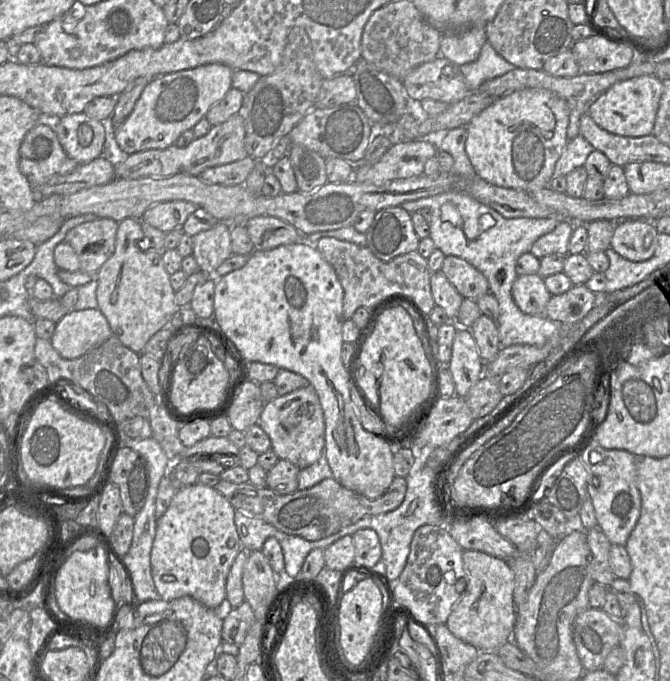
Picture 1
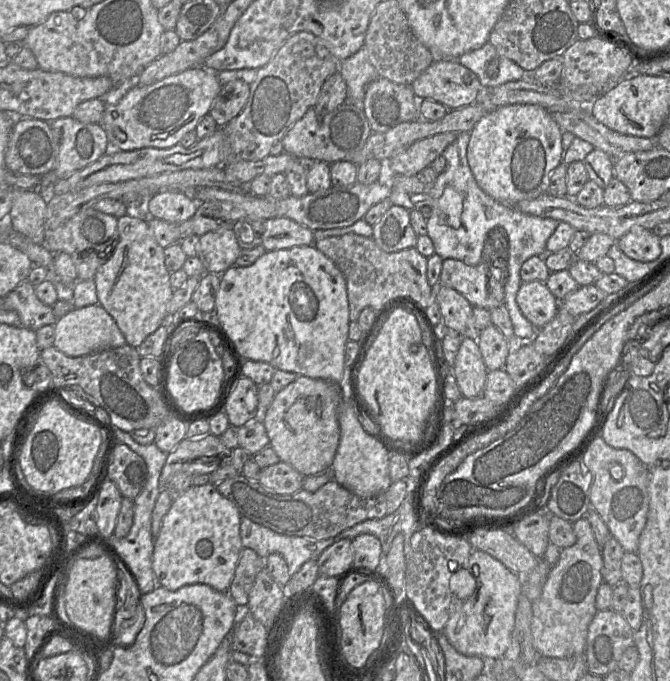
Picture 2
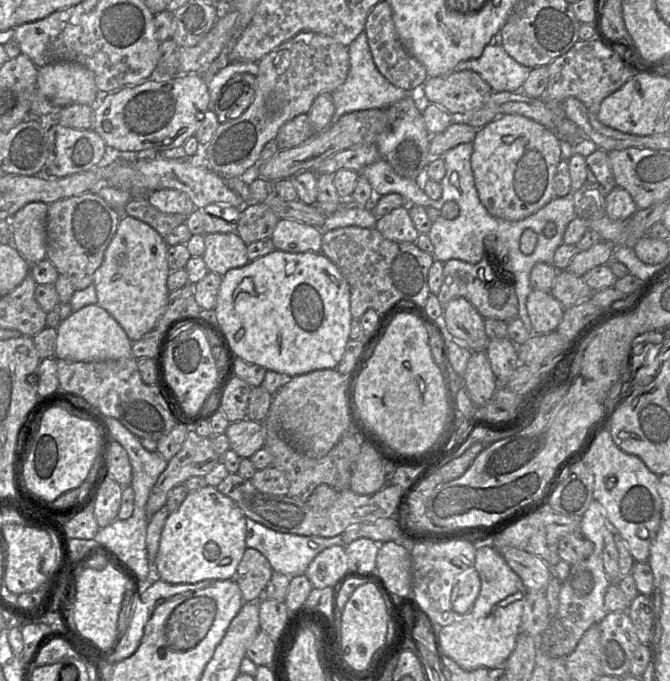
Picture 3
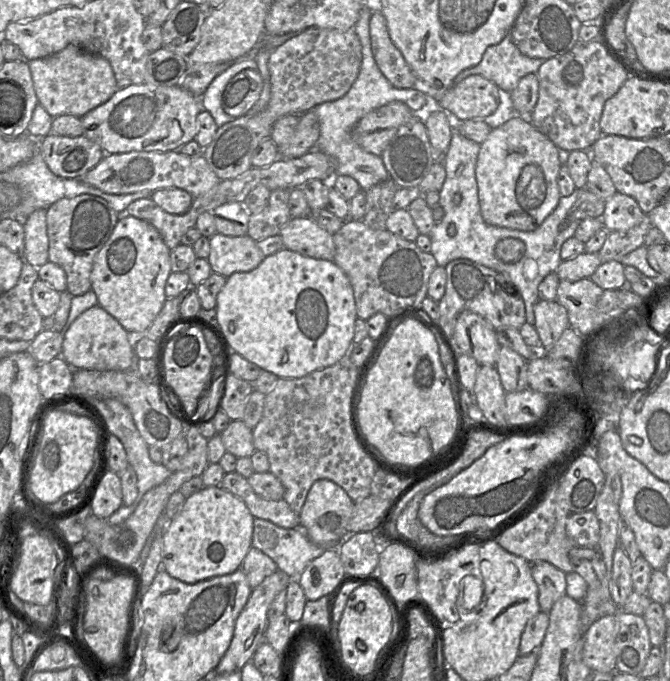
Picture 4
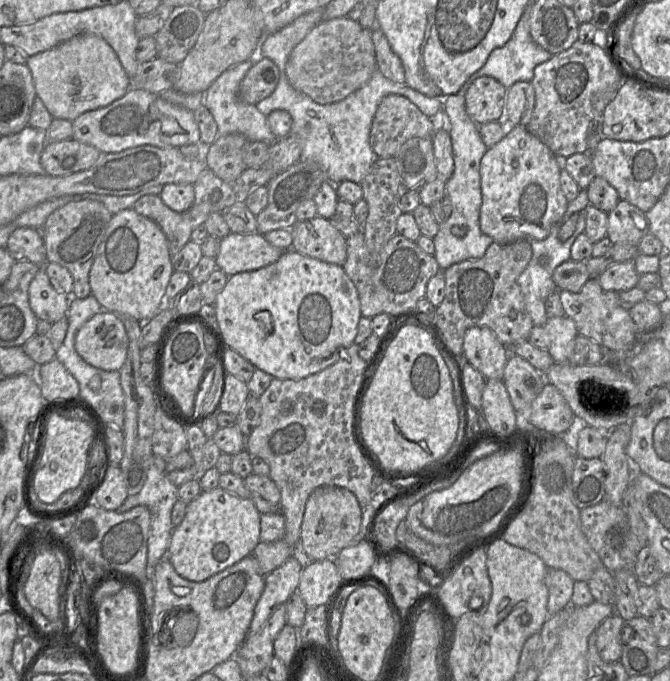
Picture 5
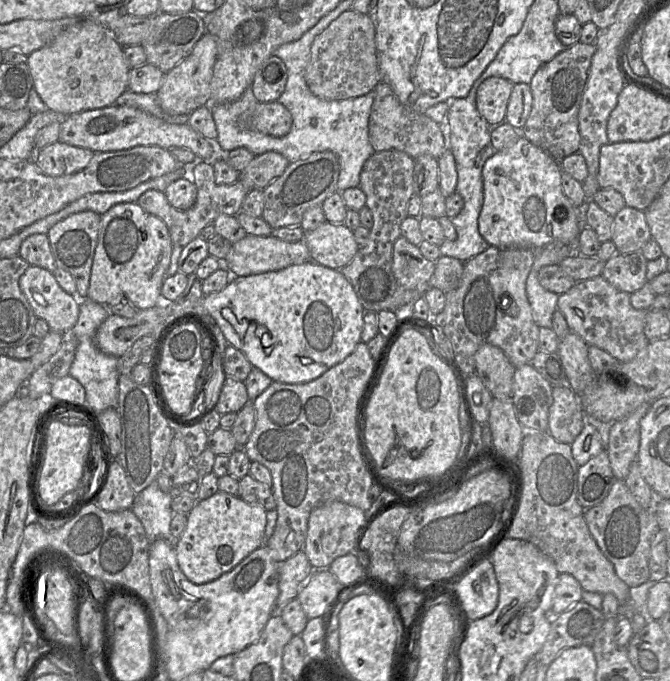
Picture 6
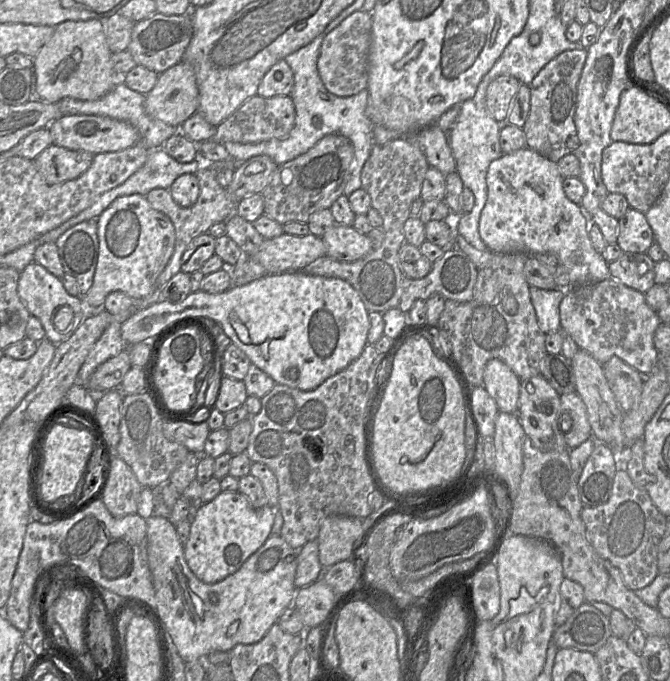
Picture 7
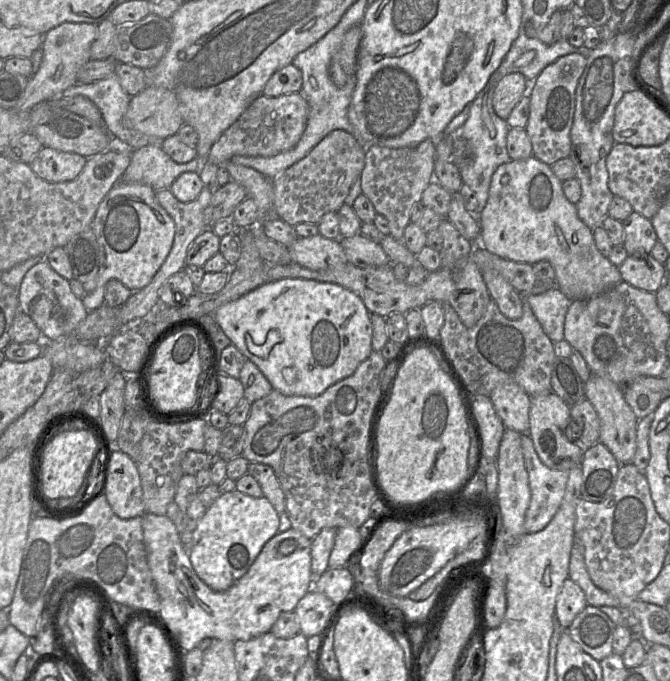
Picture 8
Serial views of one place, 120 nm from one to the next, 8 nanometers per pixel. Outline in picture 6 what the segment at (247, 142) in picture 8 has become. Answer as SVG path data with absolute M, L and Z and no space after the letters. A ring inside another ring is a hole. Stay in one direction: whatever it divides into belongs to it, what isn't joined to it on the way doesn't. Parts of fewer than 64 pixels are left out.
M278 101L251 106L238 118L242 130L252 130L273 137L287 135L292 127L290 111Z

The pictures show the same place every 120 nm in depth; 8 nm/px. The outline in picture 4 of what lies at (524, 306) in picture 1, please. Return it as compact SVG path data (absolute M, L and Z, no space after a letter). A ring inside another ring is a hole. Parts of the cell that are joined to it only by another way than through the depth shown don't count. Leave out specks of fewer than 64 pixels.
M538 300L534 305L534 327L538 333L542 350L550 350L569 327L566 309L555 301Z

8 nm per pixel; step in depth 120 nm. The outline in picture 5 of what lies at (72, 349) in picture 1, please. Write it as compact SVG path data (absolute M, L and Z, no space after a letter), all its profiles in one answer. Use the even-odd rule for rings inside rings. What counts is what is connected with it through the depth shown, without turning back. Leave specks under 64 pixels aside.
M110 311L95 314L77 331L74 348L91 366L119 371L128 349L128 338L119 316Z

